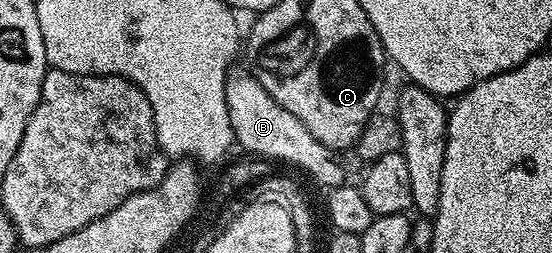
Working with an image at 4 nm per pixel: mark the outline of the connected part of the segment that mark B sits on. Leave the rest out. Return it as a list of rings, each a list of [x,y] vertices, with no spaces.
[[[230,70],[225,76],[225,100],[227,101],[227,113],[231,117],[231,129],[236,146],[242,147],[242,152],[253,157],[260,157],[270,161],[278,159],[281,163],[290,163],[293,167],[298,167],[301,171],[306,171],[317,183],[322,183],[325,189],[332,189],[342,186],[346,182],[345,167],[340,163],[338,156],[327,145],[323,145],[315,138],[303,125],[295,113],[287,113],[271,93],[267,93],[264,82],[256,74],[248,75],[245,71]]]

